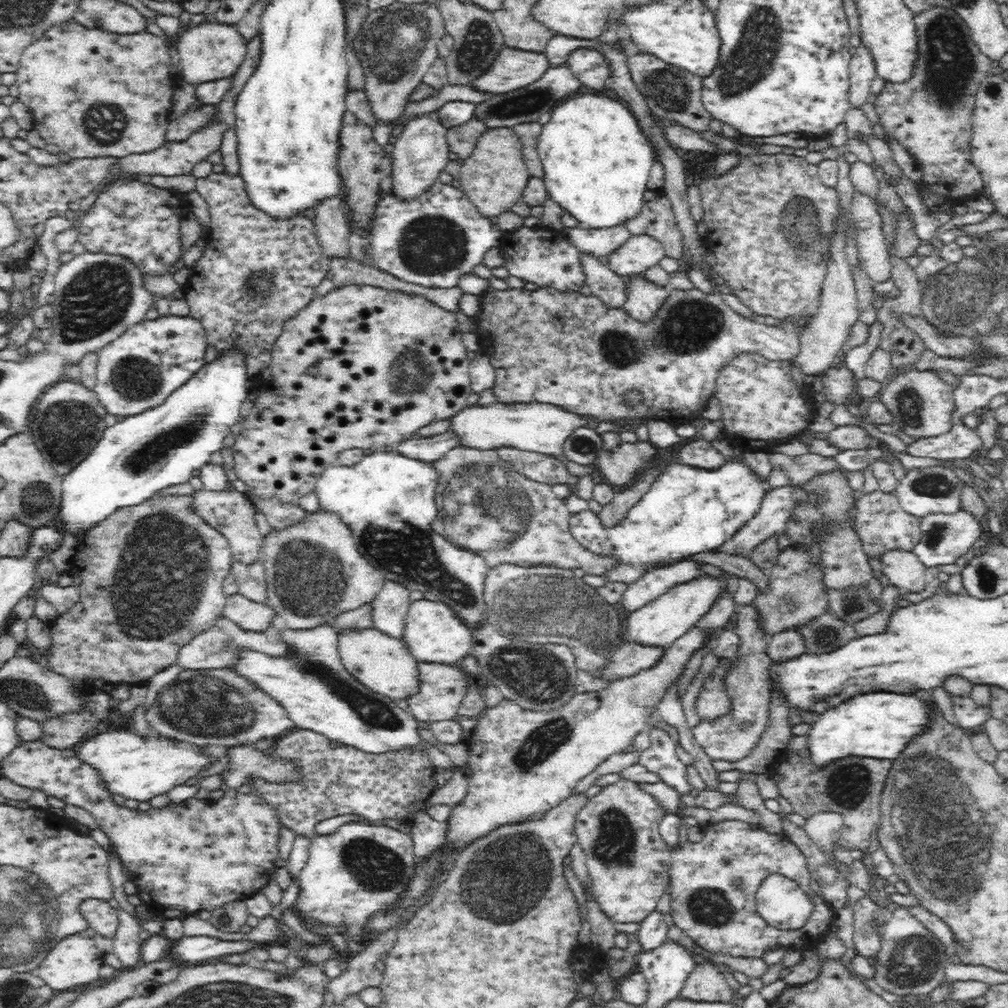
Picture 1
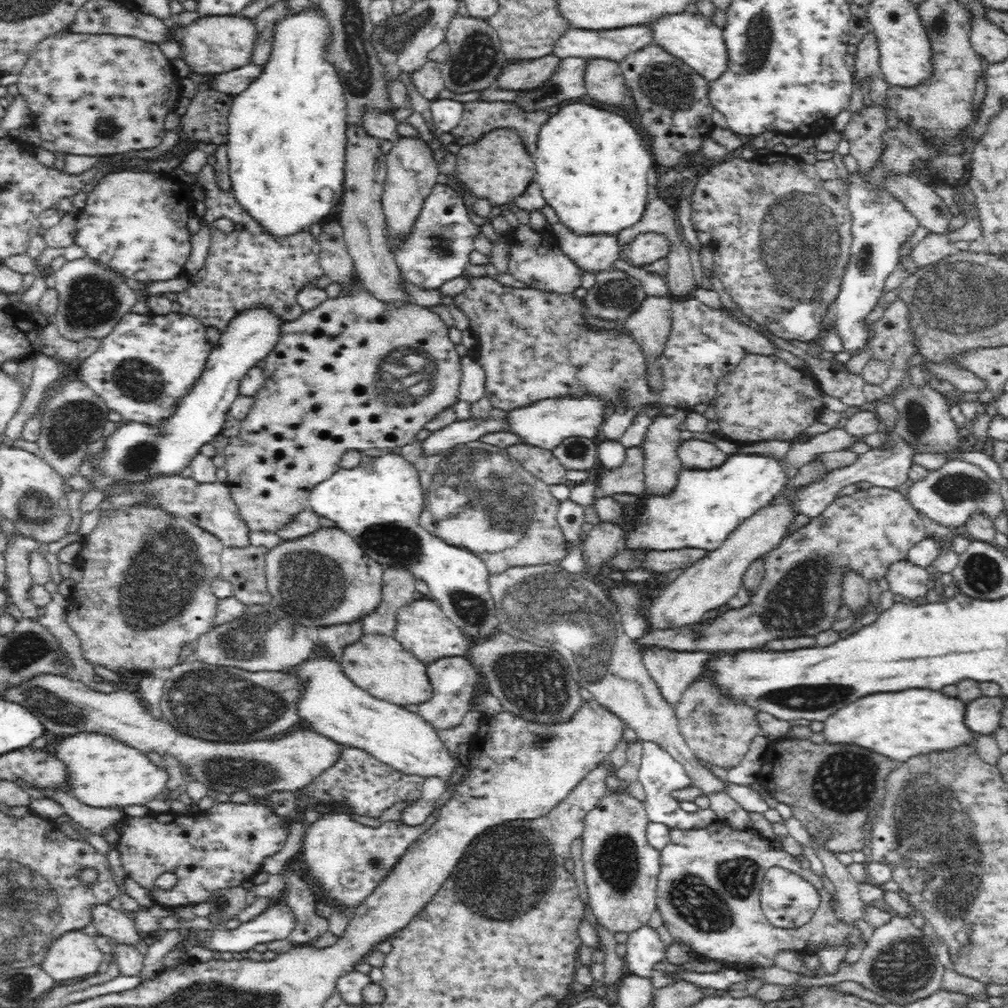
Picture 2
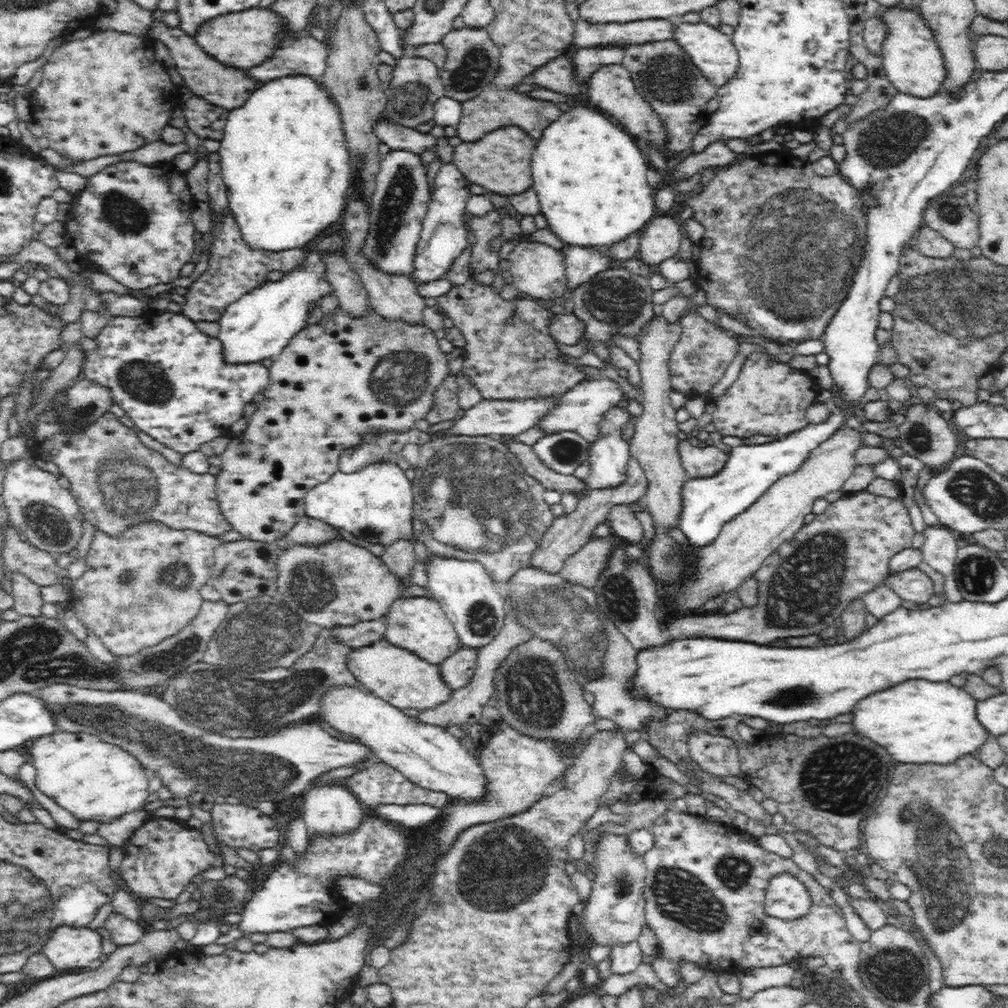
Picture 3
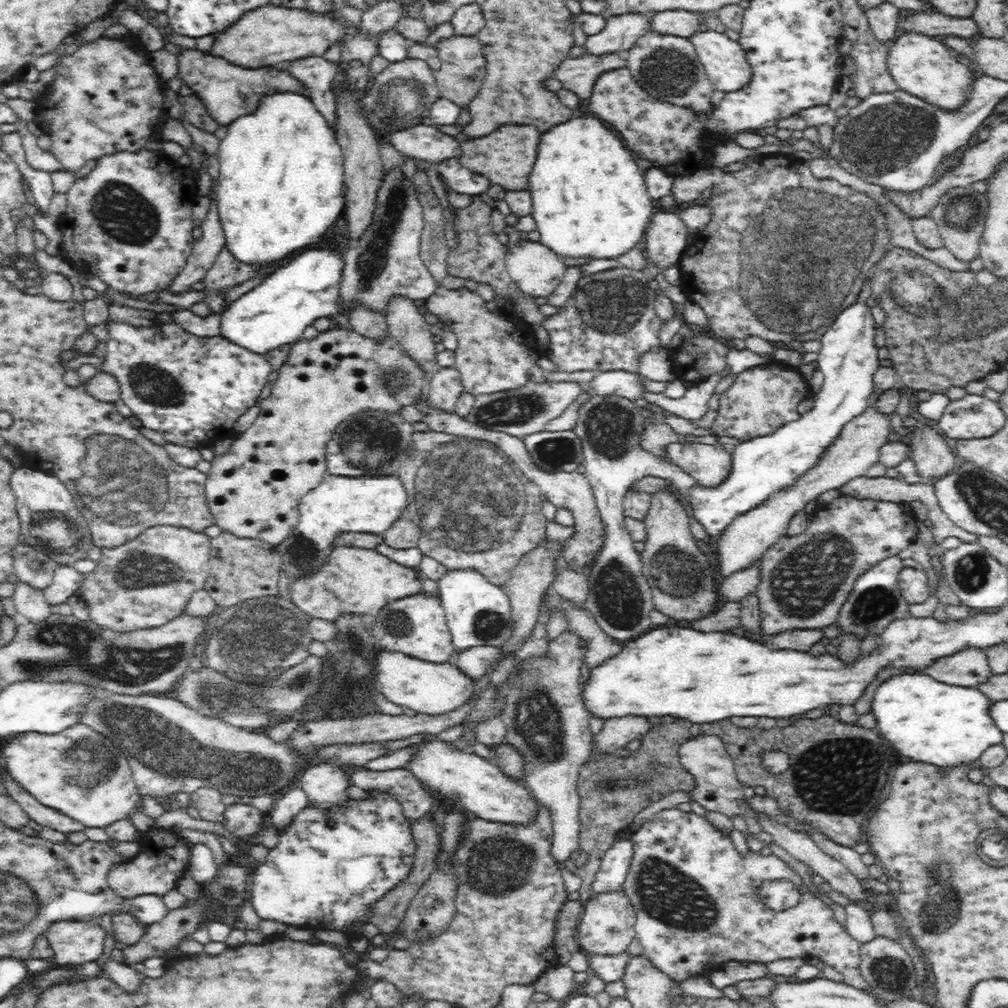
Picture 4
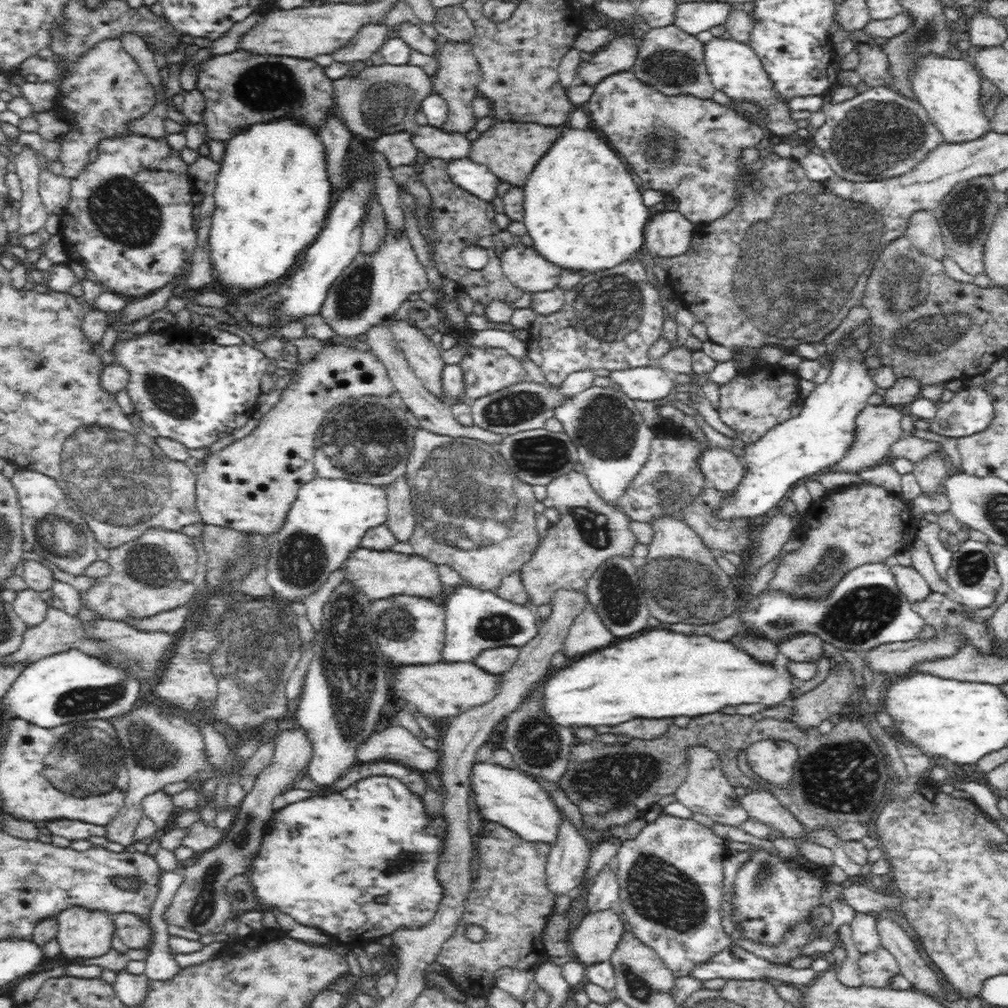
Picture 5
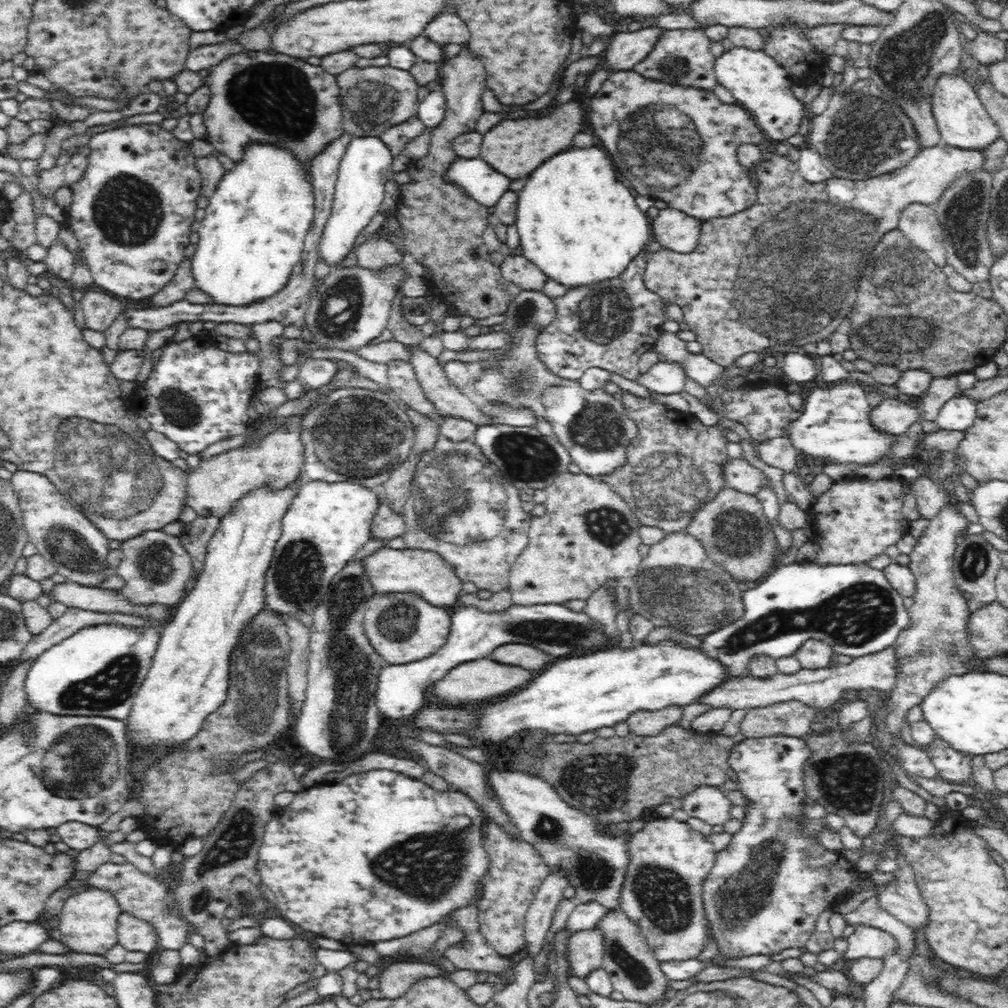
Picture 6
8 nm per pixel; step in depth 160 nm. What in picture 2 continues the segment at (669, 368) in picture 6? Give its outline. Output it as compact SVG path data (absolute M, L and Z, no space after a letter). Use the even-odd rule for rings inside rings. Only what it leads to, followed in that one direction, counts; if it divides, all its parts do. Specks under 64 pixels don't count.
M565 397L540 400L530 406L507 410L503 412L503 418L507 431L520 436L524 444L552 451L573 436L600 439L599 426L605 419L605 412L602 403L594 397L585 397L583 400Z

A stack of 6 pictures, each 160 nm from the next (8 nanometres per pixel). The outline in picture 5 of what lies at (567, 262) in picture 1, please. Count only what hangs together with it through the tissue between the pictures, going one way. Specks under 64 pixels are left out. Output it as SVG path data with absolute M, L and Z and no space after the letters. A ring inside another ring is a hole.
M514 244L500 256L503 274L524 293L547 292L560 285L563 268L544 259L534 246Z

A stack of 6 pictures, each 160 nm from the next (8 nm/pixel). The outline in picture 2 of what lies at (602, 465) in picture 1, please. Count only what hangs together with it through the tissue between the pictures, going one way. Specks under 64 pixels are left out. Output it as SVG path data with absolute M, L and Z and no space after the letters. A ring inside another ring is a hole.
M644 446L627 448L621 465L599 467L594 474L596 498L614 494L633 494L643 497L645 492Z

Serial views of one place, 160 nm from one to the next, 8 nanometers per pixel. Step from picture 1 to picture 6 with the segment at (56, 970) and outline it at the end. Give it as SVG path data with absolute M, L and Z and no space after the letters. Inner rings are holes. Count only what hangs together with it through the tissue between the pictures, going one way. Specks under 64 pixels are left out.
M78 891L70 895L59 914L58 932L60 941L70 951L104 956L110 948L118 944L117 920L121 910L118 903L107 892Z

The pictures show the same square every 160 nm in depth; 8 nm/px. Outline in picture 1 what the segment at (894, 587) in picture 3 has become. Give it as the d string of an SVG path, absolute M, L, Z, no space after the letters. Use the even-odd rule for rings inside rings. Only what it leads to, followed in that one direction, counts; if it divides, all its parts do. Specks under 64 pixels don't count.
M888 549L880 560L883 574L892 585L903 592L917 592L923 595L928 582L926 566L920 563L918 556L906 549Z

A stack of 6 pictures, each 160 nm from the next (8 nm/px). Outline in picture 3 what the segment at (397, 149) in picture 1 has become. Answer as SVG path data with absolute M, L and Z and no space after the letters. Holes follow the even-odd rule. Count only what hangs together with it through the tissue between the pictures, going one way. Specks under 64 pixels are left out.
M391 150L379 162L370 212L370 238L365 251L374 265L388 273L410 277L421 224L431 199L429 169L420 153Z

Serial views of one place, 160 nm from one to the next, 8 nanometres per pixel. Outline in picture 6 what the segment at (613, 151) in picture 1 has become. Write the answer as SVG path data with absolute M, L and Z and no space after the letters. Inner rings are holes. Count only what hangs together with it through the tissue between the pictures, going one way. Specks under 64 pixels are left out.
M572 146L560 154L554 154L532 171L517 195L515 225L522 256L538 266L550 280L556 280L570 289L620 276L651 238L651 223L646 213L636 204L635 194L630 194L630 190L616 178L610 156L598 146Z

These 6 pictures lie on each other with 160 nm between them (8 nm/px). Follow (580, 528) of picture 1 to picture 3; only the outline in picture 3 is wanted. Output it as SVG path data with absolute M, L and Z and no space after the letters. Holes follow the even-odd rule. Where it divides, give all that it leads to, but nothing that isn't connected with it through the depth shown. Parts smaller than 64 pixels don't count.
M836 407L820 424L811 423L798 432L784 435L772 442L732 447L727 461L717 473L707 477L687 478L681 488L681 511L677 528L686 536L689 547L698 550L711 546L726 523L748 510L778 480L796 472L810 451L828 440L846 422L844 413L844 410Z

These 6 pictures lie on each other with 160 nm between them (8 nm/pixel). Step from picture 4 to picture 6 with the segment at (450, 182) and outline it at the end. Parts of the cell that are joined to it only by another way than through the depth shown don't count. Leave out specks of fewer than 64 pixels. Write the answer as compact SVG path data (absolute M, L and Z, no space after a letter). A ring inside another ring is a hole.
M456 157L448 167L446 180L462 187L474 200L485 207L495 206L508 190L512 180L492 170L481 158Z

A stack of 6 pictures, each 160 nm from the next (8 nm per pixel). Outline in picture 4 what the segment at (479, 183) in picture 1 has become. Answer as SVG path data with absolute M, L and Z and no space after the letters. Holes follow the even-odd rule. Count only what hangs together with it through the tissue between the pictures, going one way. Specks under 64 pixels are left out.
M504 125L502 128L498 128L498 132L460 142L461 152L457 159L462 168L467 168L475 175L483 176L491 185L498 184L505 191L526 190L529 185L530 168L536 158L538 136L540 136L540 132L535 126Z

